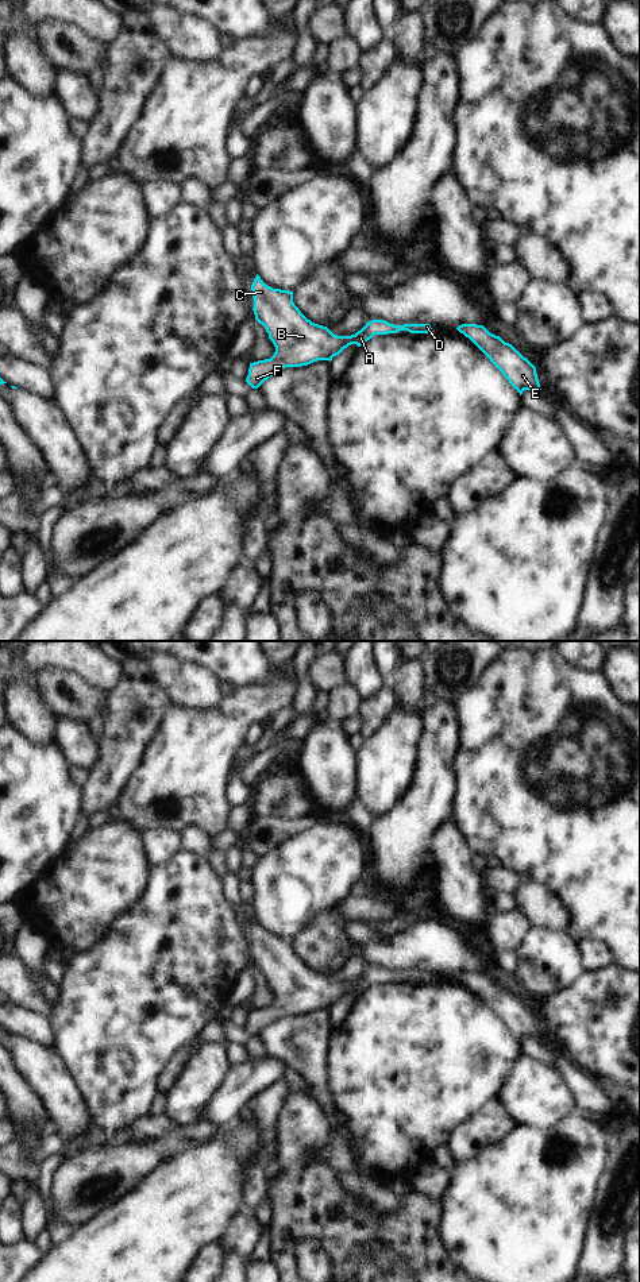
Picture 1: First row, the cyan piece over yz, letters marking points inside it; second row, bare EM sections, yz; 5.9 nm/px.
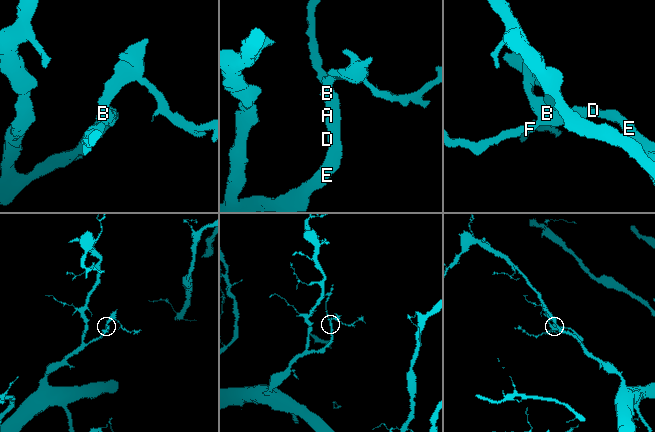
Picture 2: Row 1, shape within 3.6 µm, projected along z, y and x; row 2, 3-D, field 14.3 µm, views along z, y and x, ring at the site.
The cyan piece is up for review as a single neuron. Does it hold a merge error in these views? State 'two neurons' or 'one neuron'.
one neuron

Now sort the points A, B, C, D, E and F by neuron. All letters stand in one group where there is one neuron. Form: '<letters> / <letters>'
A B C D E F

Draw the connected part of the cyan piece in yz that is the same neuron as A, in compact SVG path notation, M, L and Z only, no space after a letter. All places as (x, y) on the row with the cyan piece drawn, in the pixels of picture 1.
M257 274L252 285L254 314L255 320L262 324L269 333L269 339L275 347L275 352L270 359L250 363L248 375L246 382L258 389L265 381L275 375L285 367L308 366L317 360L332 360L344 348L351 344L361 347L365 341L370 340L374 335L397 333L408 331L410 333L429 333L432 331L429 324L404 324L394 325L385 320L371 320L351 336L334 335L327 327L319 325L308 320L293 302L293 291L273 289L267 286Z

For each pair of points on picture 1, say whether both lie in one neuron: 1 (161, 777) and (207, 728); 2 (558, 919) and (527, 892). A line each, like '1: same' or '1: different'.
1: same
2: same

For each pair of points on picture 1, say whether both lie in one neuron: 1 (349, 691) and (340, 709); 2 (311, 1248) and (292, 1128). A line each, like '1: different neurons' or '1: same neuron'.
1: same neuron
2: different neurons

